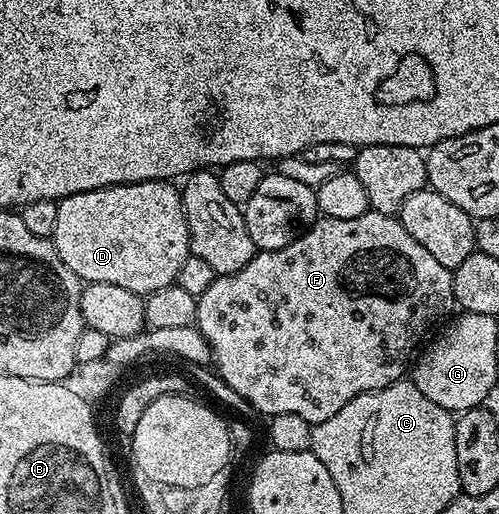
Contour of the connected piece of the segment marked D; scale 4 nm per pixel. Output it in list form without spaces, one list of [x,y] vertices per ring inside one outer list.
[[[163,180],[161,182],[133,182],[132,184],[124,184],[123,186],[96,188],[92,192],[80,192],[79,194],[73,194],[72,196],[61,199],[58,202],[56,232],[52,241],[56,252],[60,256],[60,260],[64,260],[64,264],[68,264],[68,268],[72,268],[72,272],[76,272],[76,276],[81,278],[83,283],[99,282],[100,284],[117,284],[120,288],[128,288],[128,292],[143,296],[156,292],[160,288],[168,288],[169,286],[175,285],[178,281],[180,267],[183,266],[186,257],[191,254],[190,233],[188,232],[188,224],[184,216],[184,208],[182,207],[182,192],[170,180]]]

